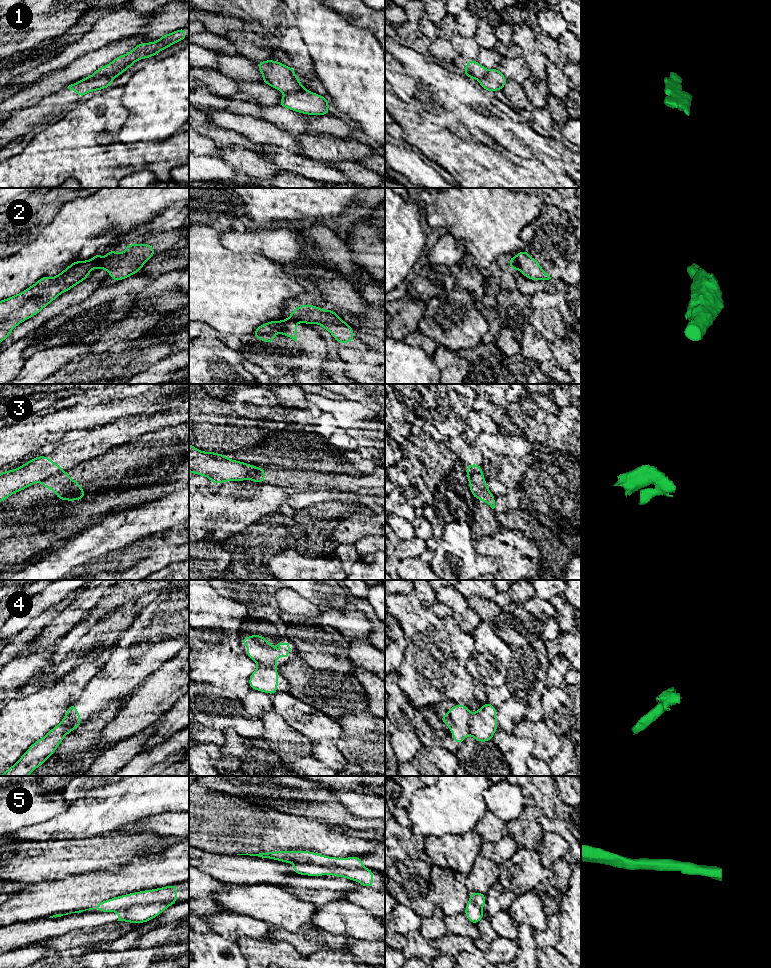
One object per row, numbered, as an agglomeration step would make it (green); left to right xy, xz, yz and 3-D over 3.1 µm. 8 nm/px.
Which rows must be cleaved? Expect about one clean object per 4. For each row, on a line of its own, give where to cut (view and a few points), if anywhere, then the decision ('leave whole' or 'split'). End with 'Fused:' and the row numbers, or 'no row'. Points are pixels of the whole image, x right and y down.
1: cut in xy along (131, 63), (118, 67), (108, 73), (84, 78), (73, 84); split
2: cut in yz along (515, 256), (518, 268); split
3: cut in xy along (62, 471), (51, 475), (47, 479); split
4: cut in yz along (472, 714), (469, 720), (468, 733); split
5: no cut; leave whole
Fused: 1, 2, 3, 4

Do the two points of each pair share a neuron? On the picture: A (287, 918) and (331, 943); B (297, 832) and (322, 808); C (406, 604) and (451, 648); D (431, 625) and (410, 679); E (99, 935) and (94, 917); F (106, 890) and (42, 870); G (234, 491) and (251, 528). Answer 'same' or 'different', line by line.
A: different
B: different
C: same
D: same
E: different
F: different
G: same

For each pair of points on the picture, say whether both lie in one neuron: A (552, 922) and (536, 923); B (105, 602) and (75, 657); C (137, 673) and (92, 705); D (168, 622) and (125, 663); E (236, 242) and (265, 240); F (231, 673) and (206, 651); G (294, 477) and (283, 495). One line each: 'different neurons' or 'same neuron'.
A: different neurons
B: different neurons
C: same neuron
D: same neuron
E: same neuron
F: same neuron
G: different neurons

